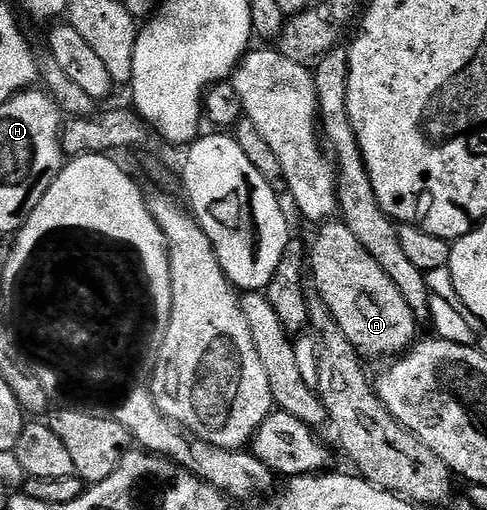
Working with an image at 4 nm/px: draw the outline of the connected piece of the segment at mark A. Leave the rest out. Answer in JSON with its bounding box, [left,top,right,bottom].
[311,222,419,360]

